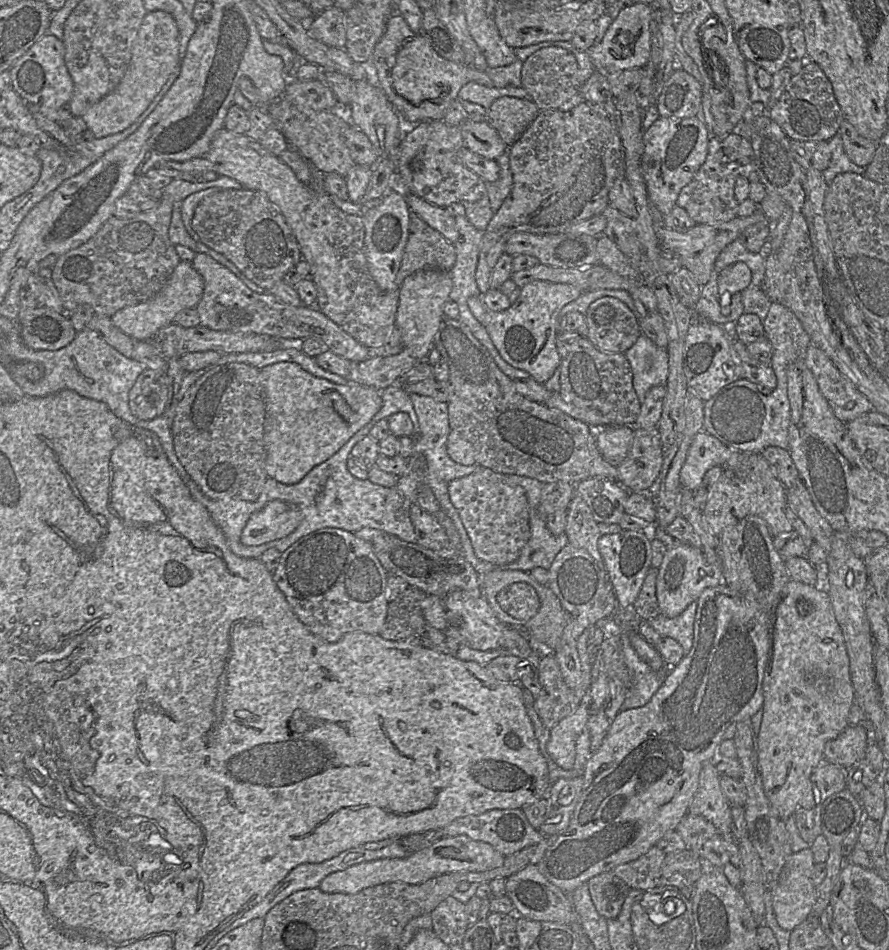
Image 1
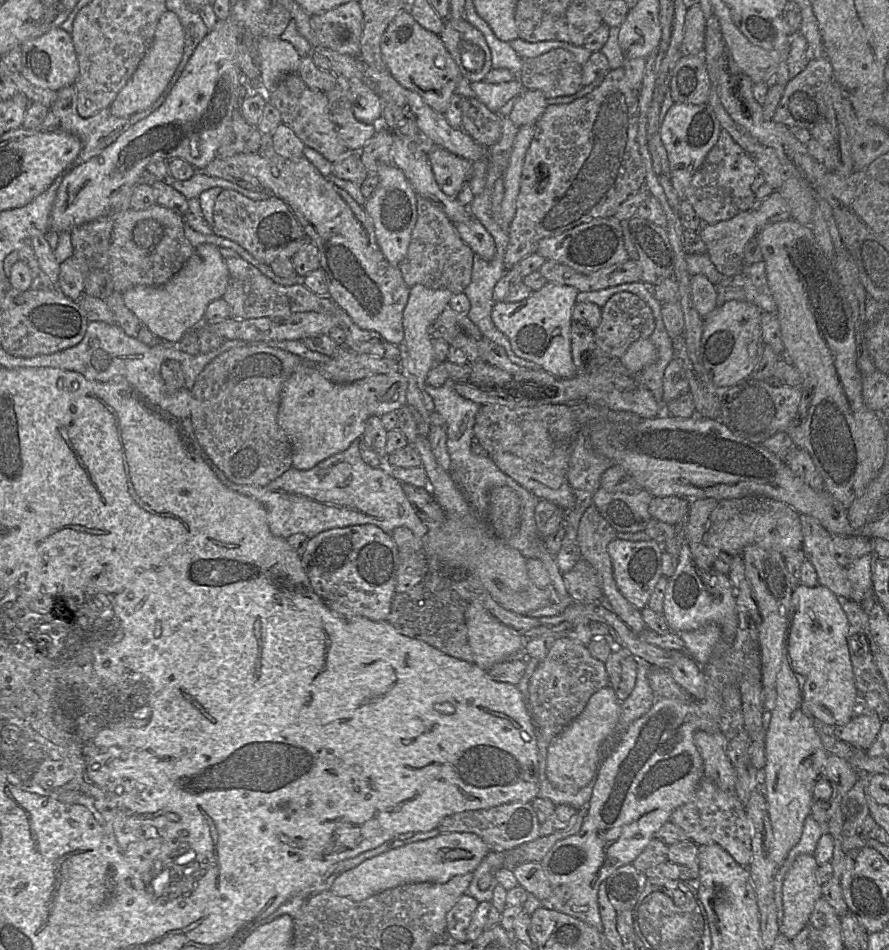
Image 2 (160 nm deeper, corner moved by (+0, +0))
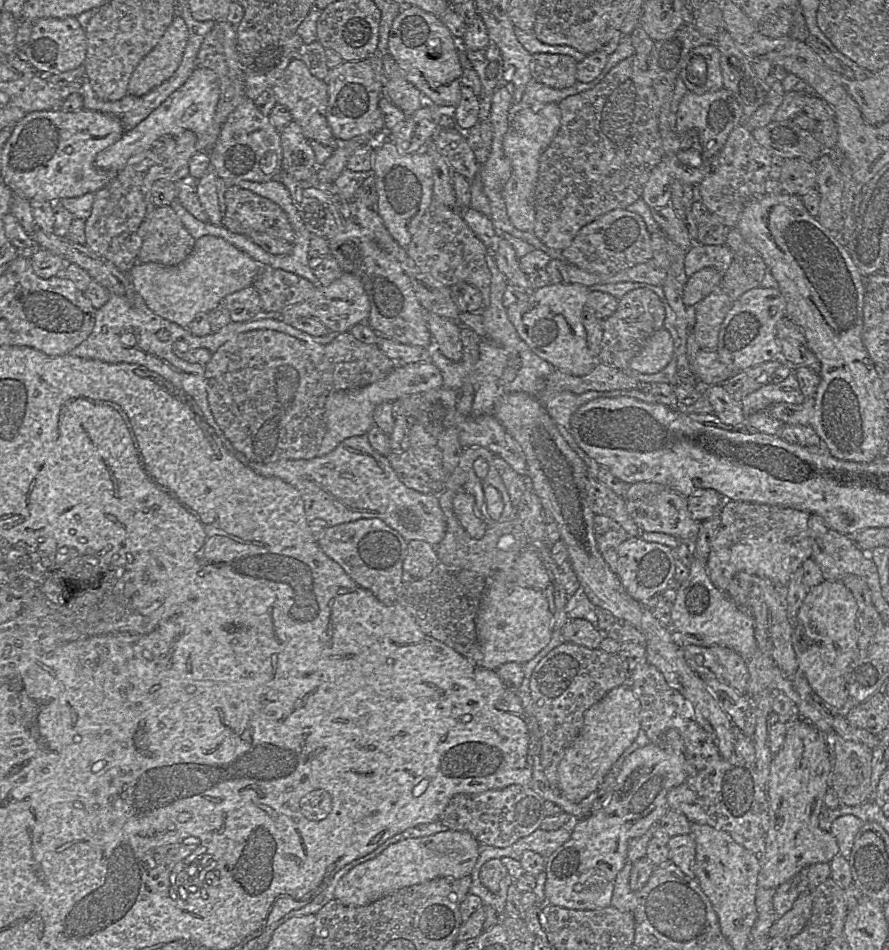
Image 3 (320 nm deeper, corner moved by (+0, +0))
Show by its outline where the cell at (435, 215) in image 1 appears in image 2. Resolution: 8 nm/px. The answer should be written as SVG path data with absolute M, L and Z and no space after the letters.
M477 220L455 223L461 239L483 259L490 261L496 253L496 244L492 235Z

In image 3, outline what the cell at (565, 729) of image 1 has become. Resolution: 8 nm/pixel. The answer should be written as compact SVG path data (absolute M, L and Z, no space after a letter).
M630 682L610 690L585 712L579 735L559 762L557 788L561 794L577 803L597 791L613 764L637 738L640 729L640 701L634 695Z

